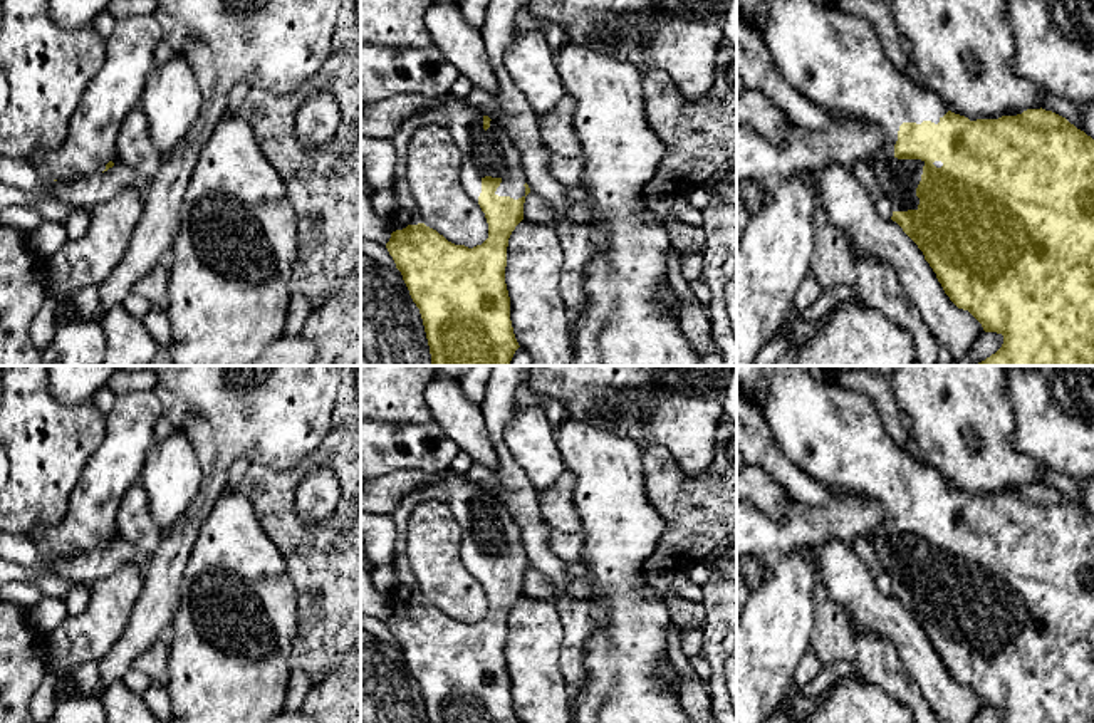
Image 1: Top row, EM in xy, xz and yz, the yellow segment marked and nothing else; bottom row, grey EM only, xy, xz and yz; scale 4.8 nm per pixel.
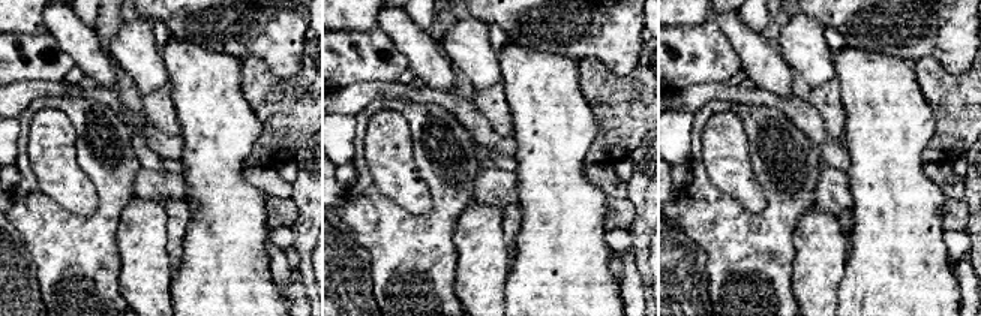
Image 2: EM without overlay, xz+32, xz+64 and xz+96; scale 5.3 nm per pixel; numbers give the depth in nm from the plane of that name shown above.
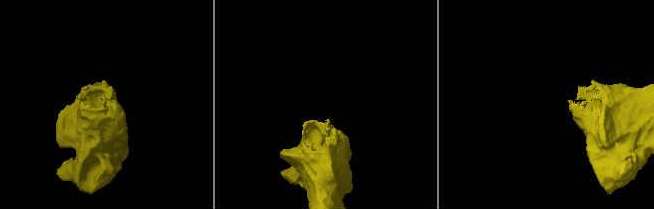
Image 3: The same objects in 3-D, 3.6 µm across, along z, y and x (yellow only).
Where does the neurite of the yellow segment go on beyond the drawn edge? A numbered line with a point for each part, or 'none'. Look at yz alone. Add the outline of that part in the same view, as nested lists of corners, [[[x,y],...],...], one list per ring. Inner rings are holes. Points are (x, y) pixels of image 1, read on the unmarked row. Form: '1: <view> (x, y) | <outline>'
1: yz (834, 435) | [[[737,366],[737,391],[760,411],[775,445],[799,470],[829,490],[844,492],[883,507],[883,523],[869,538],[893,587],[918,585],[916,564],[925,537],[898,535],[894,520],[903,498],[931,497],[948,488],[946,478],[899,448],[884,429],[866,394],[842,388],[822,366]]]

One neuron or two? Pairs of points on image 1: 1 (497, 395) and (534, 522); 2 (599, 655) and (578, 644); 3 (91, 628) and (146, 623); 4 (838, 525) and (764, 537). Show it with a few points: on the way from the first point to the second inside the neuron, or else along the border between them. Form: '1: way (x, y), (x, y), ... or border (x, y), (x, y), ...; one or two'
1: way (497, 426), (497, 440), (515, 490); one
2: border (608, 616), (588, 641), (581, 686); two
3: border (141, 587), (121, 636), (103, 656); two
4: way (819, 525), (801, 525), (782, 535); one

